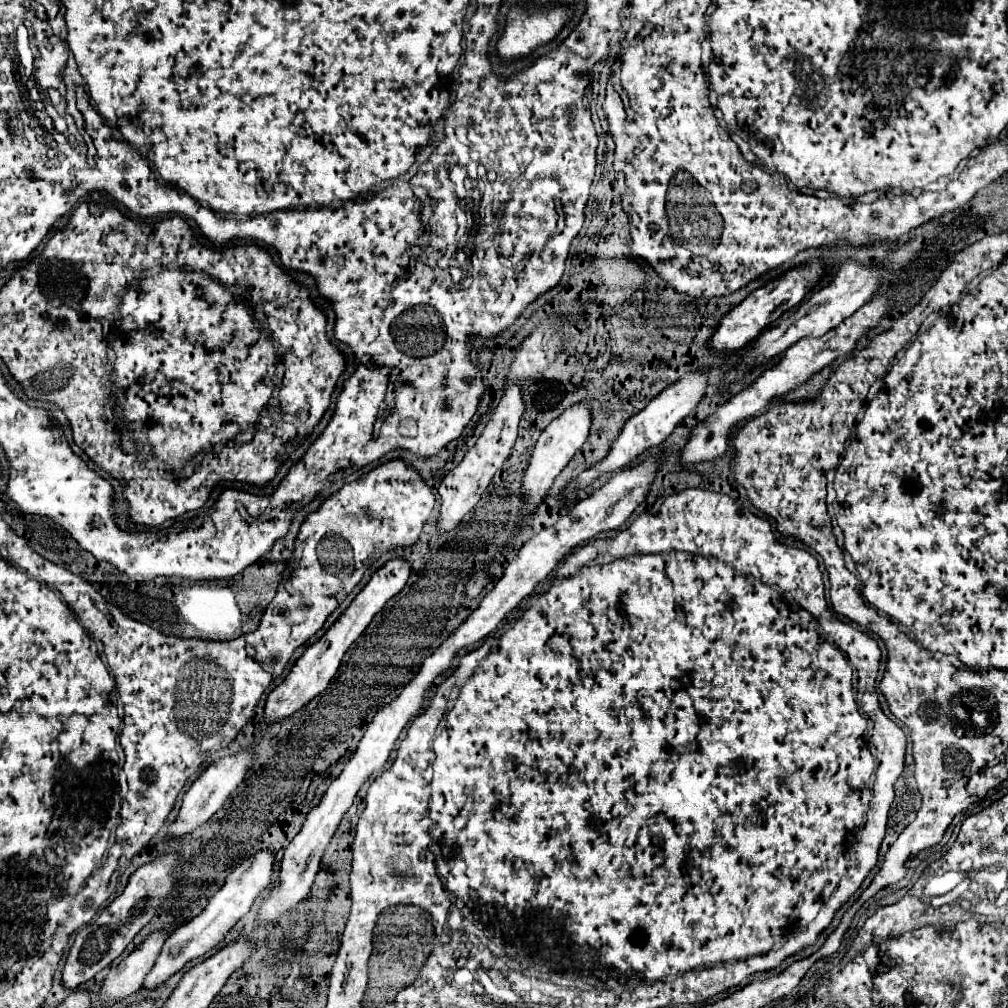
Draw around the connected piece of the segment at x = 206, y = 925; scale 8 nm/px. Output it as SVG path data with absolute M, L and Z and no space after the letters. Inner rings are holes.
M260 851L256 857L250 859L242 859L240 865L234 867L234 871L230 871L230 875L226 877L224 887L210 899L208 907L194 917L192 921L188 921L186 925L178 927L168 941L162 945L162 953L156 957L156 963L152 967L152 971L144 977L144 983L140 989L152 991L158 989L160 985L164 985L174 973L178 973L186 963L190 963L192 959L202 957L204 953L212 951L224 937L226 933L250 911L254 899L270 885L272 875L274 875L274 853L268 851Z

